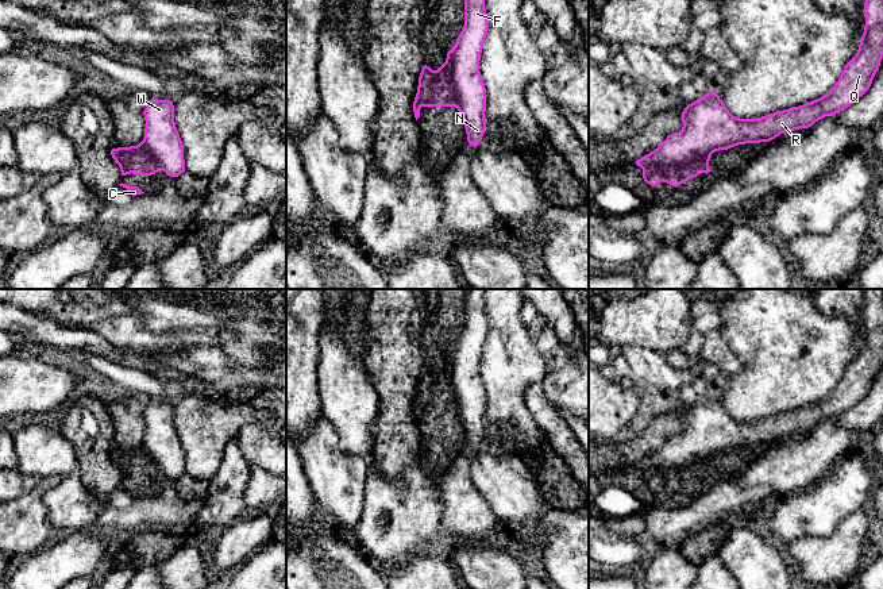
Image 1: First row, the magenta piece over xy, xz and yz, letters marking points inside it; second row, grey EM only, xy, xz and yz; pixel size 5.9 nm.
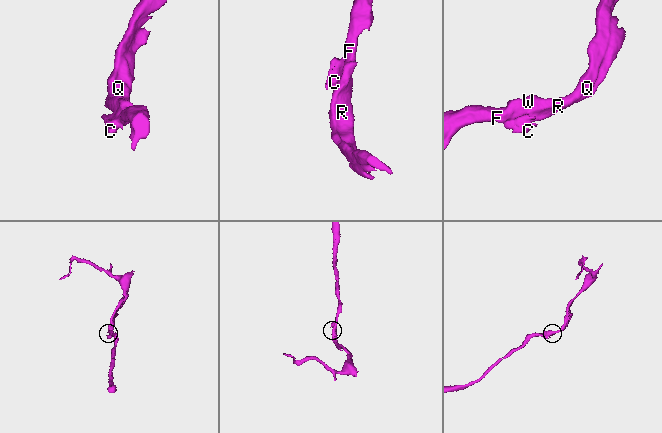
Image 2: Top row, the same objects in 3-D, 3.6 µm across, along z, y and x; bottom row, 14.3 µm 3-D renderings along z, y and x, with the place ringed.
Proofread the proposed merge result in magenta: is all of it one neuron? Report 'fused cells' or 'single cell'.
fused cells

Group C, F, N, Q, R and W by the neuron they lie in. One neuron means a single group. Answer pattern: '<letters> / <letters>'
C / F N Q R W

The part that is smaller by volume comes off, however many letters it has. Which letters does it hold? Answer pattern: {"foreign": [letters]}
{"foreign": ["C"]}

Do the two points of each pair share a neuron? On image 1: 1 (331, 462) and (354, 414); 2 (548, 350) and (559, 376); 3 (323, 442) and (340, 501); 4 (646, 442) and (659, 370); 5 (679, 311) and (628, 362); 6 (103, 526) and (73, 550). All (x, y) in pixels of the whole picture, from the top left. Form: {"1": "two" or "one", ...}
{"1": "two", "2": "one", "3": "one", "4": "two", "5": "two", "6": "two"}

